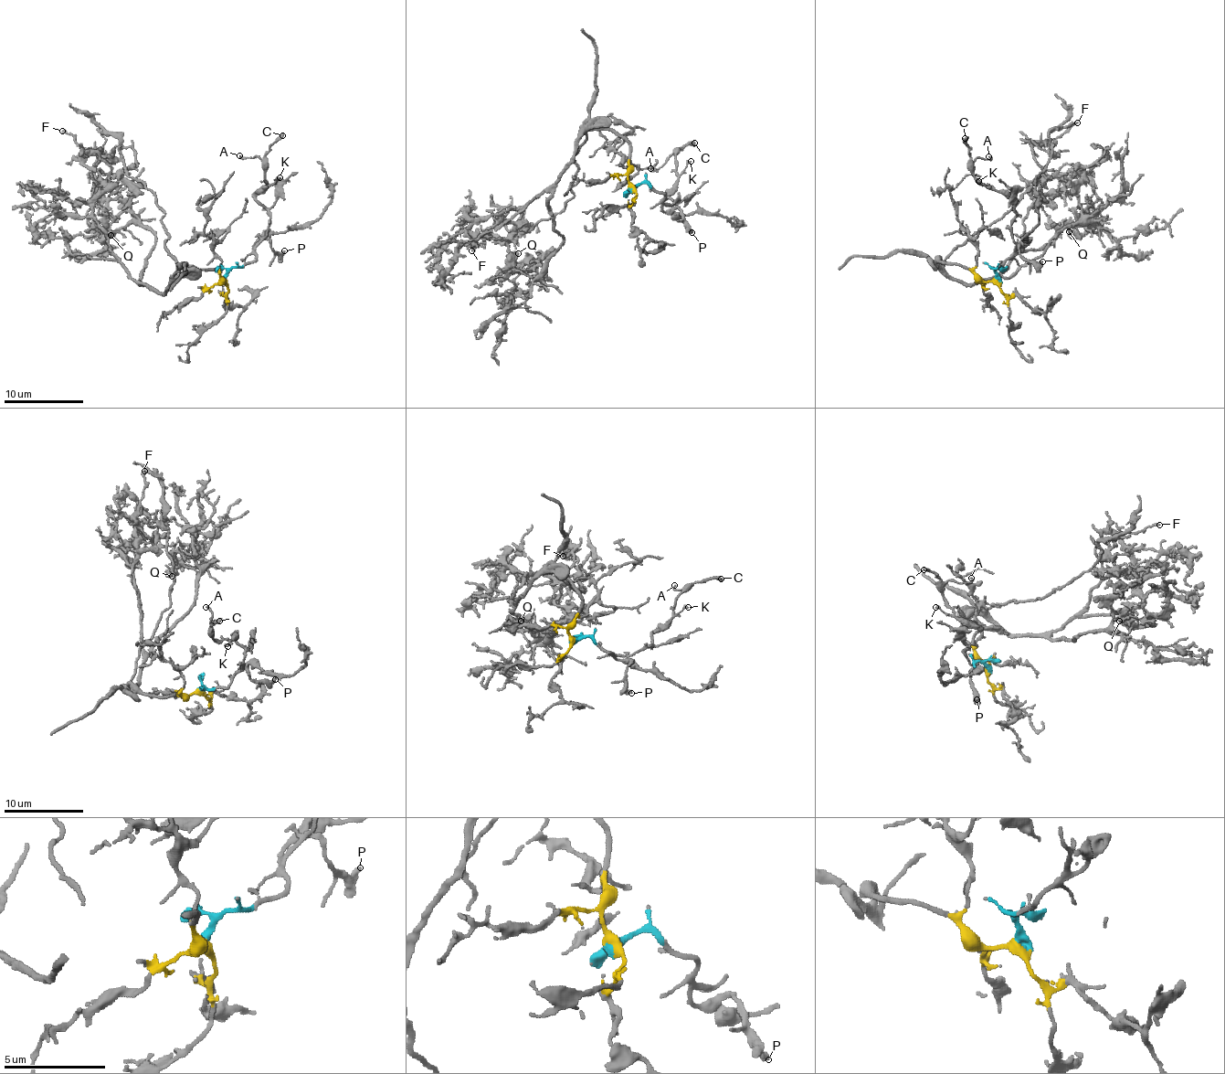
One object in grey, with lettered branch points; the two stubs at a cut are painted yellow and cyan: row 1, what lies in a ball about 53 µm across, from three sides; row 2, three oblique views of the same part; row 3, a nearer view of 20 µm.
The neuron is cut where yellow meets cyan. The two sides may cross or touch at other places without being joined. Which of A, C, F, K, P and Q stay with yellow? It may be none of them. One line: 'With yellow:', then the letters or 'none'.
With yellow: F, Q

